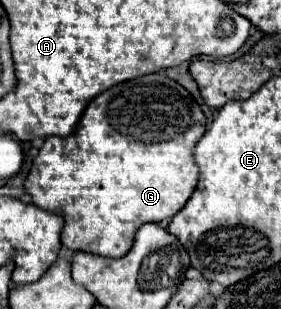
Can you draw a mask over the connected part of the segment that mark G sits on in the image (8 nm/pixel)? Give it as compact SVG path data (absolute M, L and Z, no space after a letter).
M148 74L142 78L134 78L122 84L112 86L110 90L102 92L100 96L96 96L84 110L74 134L70 138L58 138L58 136L48 136L44 142L44 148L40 148L38 156L32 162L30 174L24 182L26 192L32 196L32 202L48 212L54 212L58 216L64 218L64 230L62 230L62 244L74 252L90 252L90 254L98 254L98 256L106 256L106 258L120 258L124 256L134 242L134 234L136 230L146 224L146 222L160 222L164 218L172 218L178 210L182 210L182 206L188 202L188 198L192 196L196 184L198 184L198 164L194 160L194 146L196 142L204 136L206 132L206 116L200 110L200 104L192 98L192 94L180 86L178 82L170 80L168 76L162 74Z

